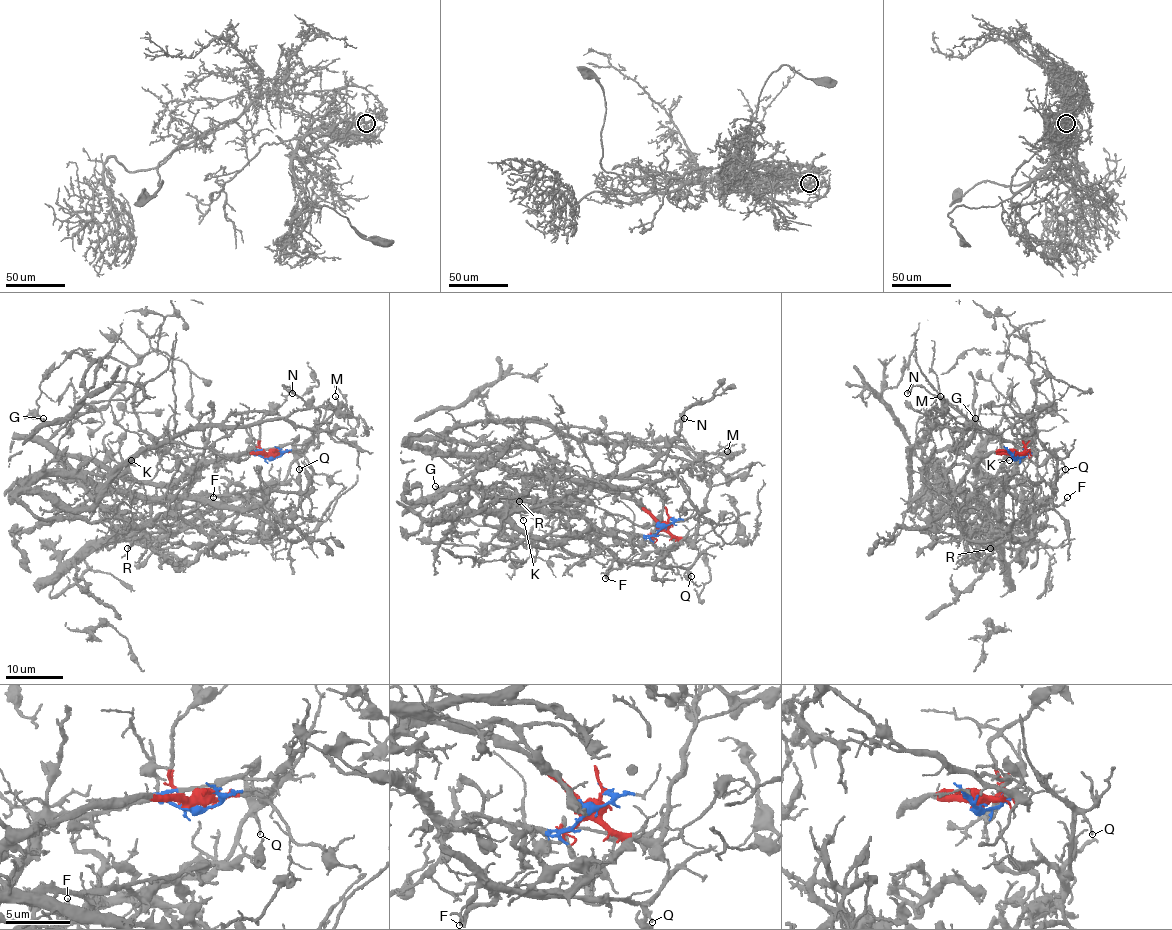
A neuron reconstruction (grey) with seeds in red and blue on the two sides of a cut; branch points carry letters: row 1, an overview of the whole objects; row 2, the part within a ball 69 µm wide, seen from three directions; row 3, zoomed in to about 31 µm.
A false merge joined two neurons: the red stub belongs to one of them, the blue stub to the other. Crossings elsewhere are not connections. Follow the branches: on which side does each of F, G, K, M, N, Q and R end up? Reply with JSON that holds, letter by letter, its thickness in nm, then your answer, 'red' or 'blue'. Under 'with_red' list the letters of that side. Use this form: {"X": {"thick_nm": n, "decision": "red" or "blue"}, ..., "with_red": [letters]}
{"F": {"thick_nm": 140, "decision": "blue"}, "G": {"thick_nm": 110, "decision": "red"}, "K": {"thick_nm": 140, "decision": "blue"}, "M": {"thick_nm": 140, "decision": "red"}, "N": {"thick_nm": 500, "decision": "red"}, "Q": {"thick_nm": 140, "decision": "blue"}, "R": {"thick_nm": 120, "decision": "blue"}, "with_red": ["G", "M", "N"]}

